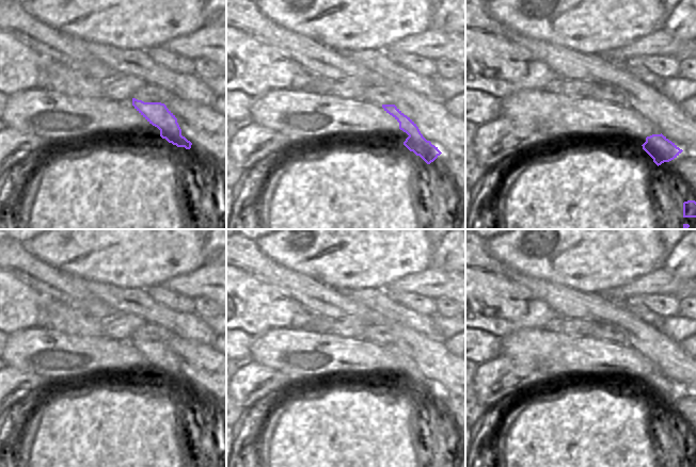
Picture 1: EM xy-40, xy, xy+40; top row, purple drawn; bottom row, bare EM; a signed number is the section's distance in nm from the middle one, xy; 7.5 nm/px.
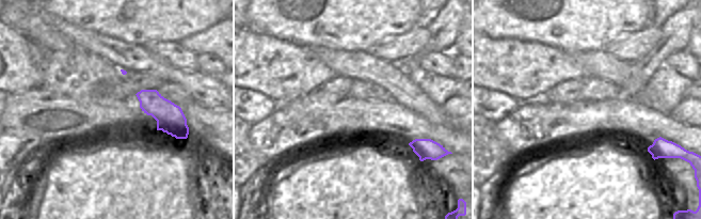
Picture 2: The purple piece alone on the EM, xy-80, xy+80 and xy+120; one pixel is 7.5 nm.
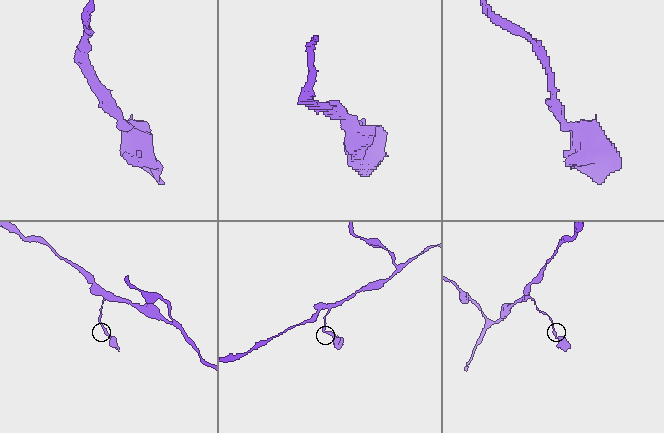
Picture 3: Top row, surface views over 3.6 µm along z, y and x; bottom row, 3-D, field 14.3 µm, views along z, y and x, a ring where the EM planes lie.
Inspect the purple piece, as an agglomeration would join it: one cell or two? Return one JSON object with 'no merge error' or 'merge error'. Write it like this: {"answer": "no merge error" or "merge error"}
{"answer": "no merge error"}

